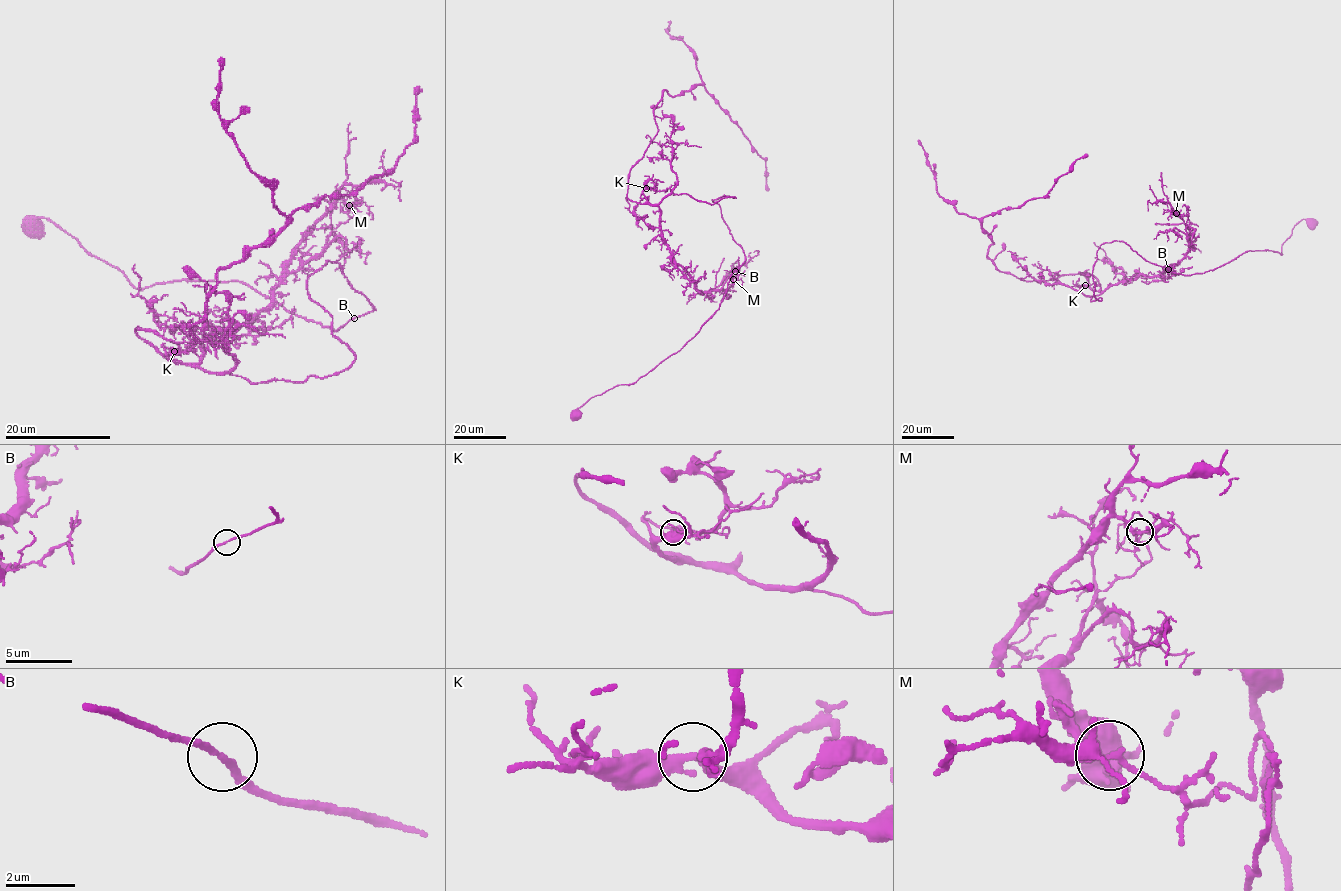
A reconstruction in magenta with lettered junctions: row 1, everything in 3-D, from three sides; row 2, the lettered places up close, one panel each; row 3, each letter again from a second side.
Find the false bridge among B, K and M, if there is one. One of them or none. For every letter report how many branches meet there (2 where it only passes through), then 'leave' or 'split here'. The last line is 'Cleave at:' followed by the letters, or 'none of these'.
B: 2 branches meet; leave
K: 3 branches meet; leave
M: 3 branches meet; leave
Cleave at: none of these

